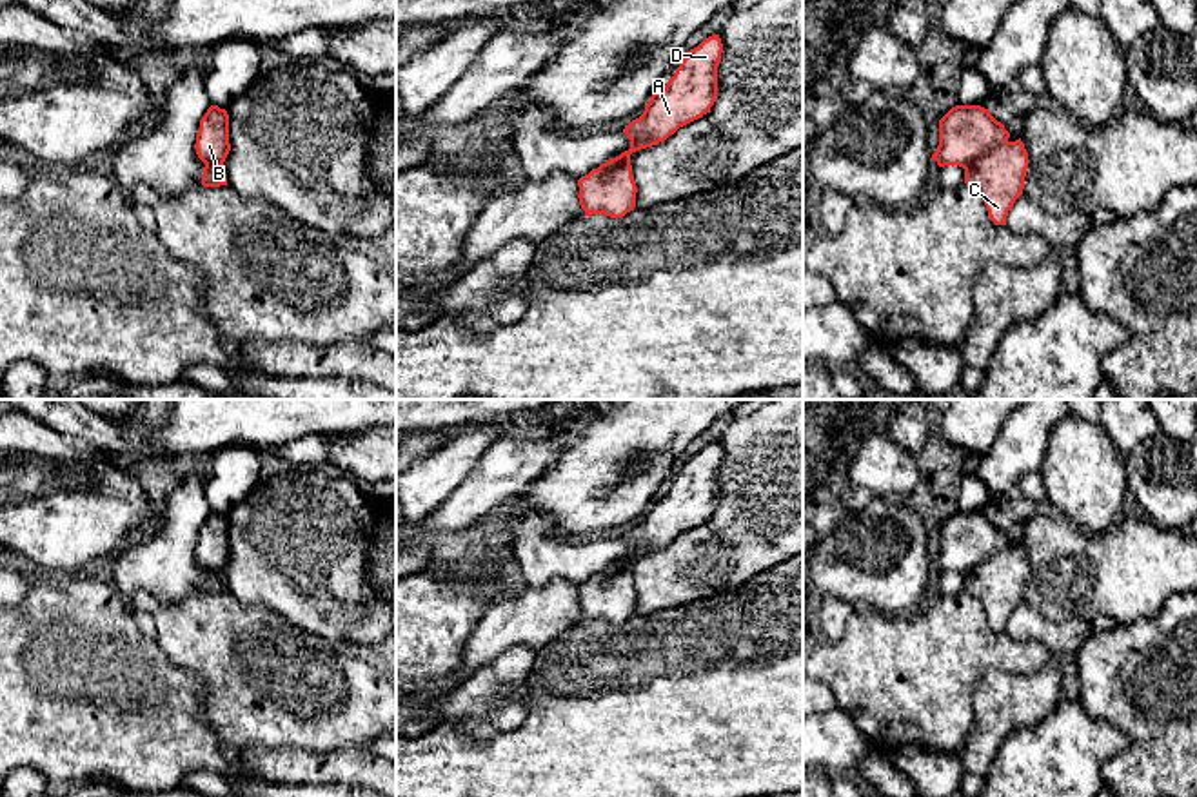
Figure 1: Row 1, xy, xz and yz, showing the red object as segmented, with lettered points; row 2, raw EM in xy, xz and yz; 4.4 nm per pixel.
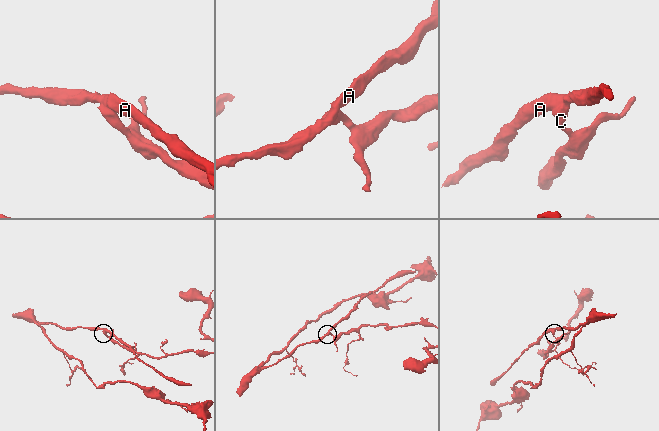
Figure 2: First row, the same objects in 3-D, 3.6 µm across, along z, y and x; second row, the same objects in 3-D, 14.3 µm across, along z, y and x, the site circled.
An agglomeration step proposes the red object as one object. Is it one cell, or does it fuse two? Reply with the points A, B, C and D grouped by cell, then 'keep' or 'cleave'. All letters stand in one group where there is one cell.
groups A B D / C; cleave

